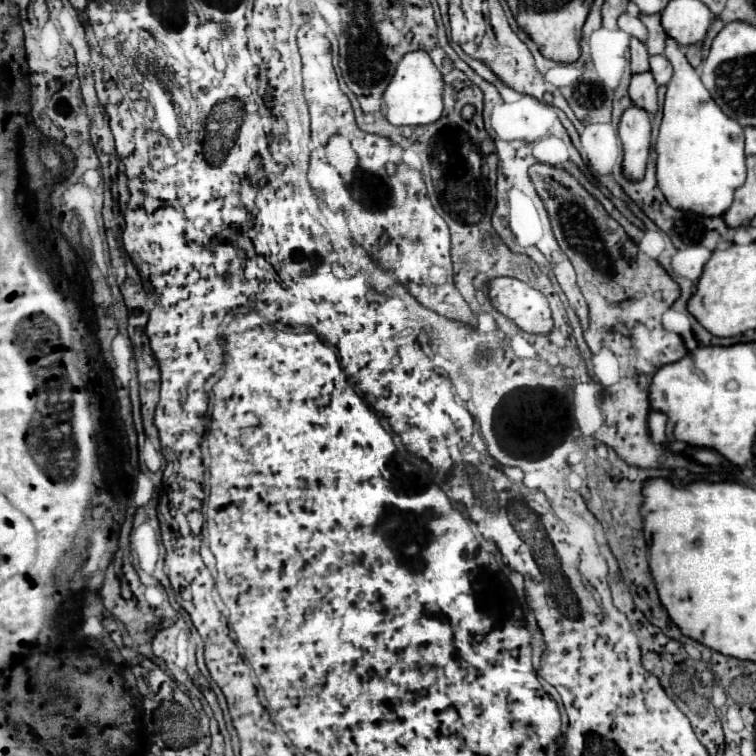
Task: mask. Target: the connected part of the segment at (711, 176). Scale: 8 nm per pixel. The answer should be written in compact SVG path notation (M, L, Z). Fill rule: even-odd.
M667 38L665 58L673 66L673 78L667 84L663 122L659 126L659 136L655 144L657 152L657 184L671 206L677 210L687 210L699 216L723 216L733 202L733 192L745 182L745 152L743 152L743 128L739 122L721 112L713 102L711 94L703 86L699 72L691 68L679 44L673 38Z

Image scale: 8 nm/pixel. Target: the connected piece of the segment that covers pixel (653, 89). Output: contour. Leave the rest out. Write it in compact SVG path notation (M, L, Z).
M651 72L635 74L631 78L629 98L631 98L631 102L635 106L647 110L649 114L655 114L657 112L657 84L655 84Z

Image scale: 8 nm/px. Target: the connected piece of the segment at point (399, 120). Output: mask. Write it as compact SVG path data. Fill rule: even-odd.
M417 50L403 56L387 90L383 92L385 116L393 126L421 126L435 122L443 112L443 78L427 52Z

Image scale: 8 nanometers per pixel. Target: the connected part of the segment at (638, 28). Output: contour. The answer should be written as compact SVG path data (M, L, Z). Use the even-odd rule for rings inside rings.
M621 14L621 16L619 16L619 28L621 28L623 32L627 32L629 36L639 38L641 42L645 42L645 40L647 40L647 28L645 28L645 26L643 26L643 22L641 22L639 18L635 18L635 16Z

